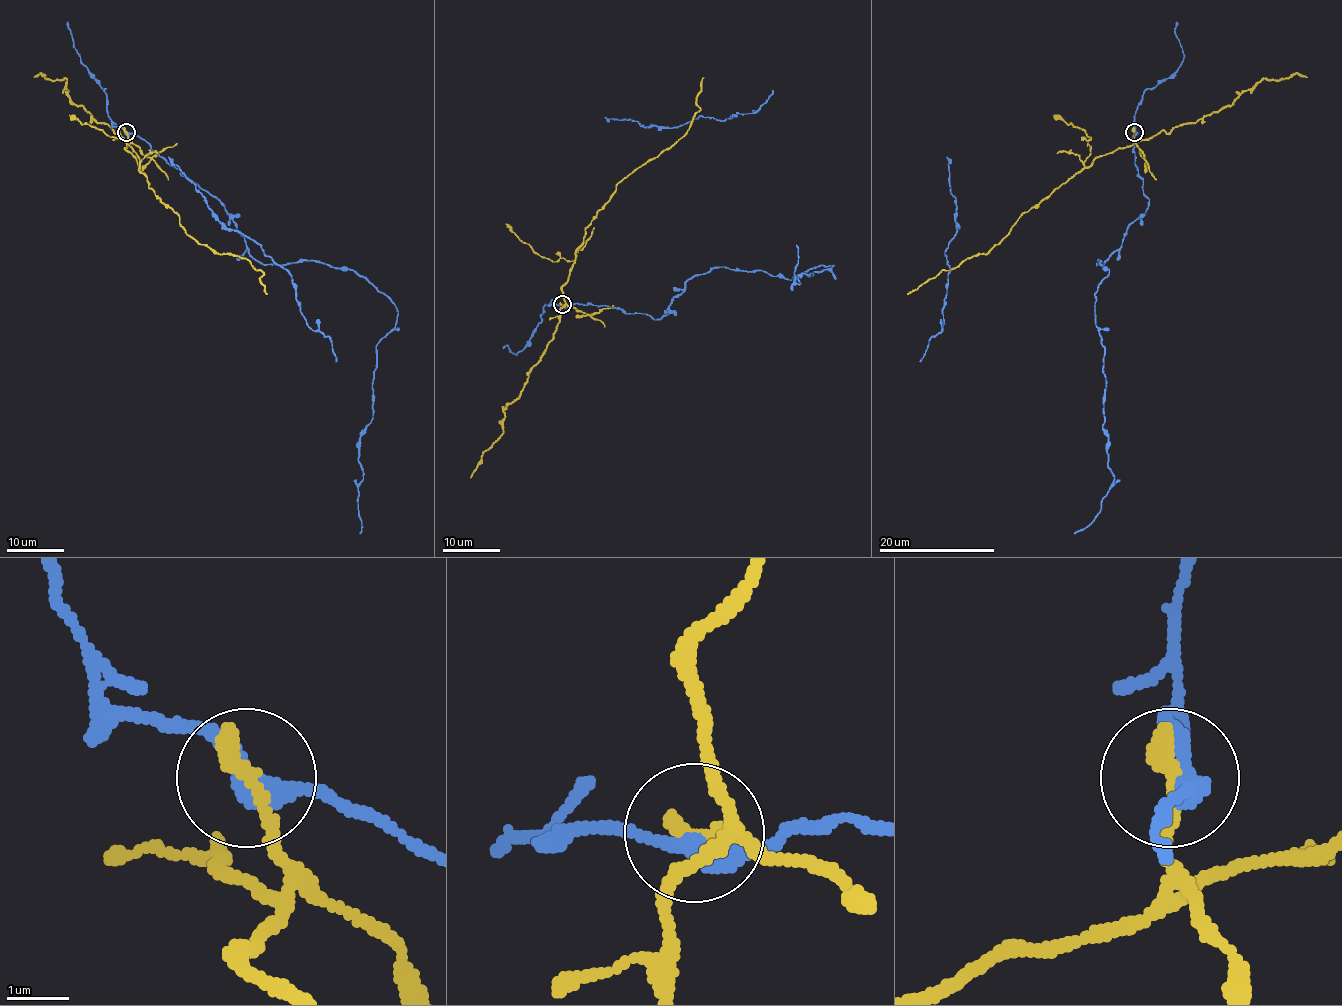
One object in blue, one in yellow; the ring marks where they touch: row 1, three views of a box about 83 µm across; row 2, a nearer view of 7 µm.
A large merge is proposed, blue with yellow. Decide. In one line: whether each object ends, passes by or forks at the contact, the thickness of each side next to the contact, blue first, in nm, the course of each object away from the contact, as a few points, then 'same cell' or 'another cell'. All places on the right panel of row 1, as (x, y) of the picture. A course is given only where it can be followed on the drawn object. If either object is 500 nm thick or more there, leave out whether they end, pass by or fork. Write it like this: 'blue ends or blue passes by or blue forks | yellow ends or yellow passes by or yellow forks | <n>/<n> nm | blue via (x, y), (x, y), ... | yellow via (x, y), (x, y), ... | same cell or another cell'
blue passes by | yellow ends | 340/320 nm | blue via (1134, 132), (1149, 205), (1097, 263), (1110, 270), (1095, 292), (1095, 325), (1114, 481), (1099, 513), (1073, 533) | yellow via (1134, 132), (1131, 145), (1099, 155), (1020, 217), (988, 253), (974, 254), (907, 293) | another cell

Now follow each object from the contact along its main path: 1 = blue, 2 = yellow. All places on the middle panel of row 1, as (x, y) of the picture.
1: (562, 305), (659, 319), (692, 276), (718, 267), (792, 280), (834, 266), (802, 273), (799, 284), (796, 244)
2: (562, 305), (562, 286), (584, 231), (626, 176), (655, 159), (689, 128), (700, 108), (697, 94), (704, 78)

